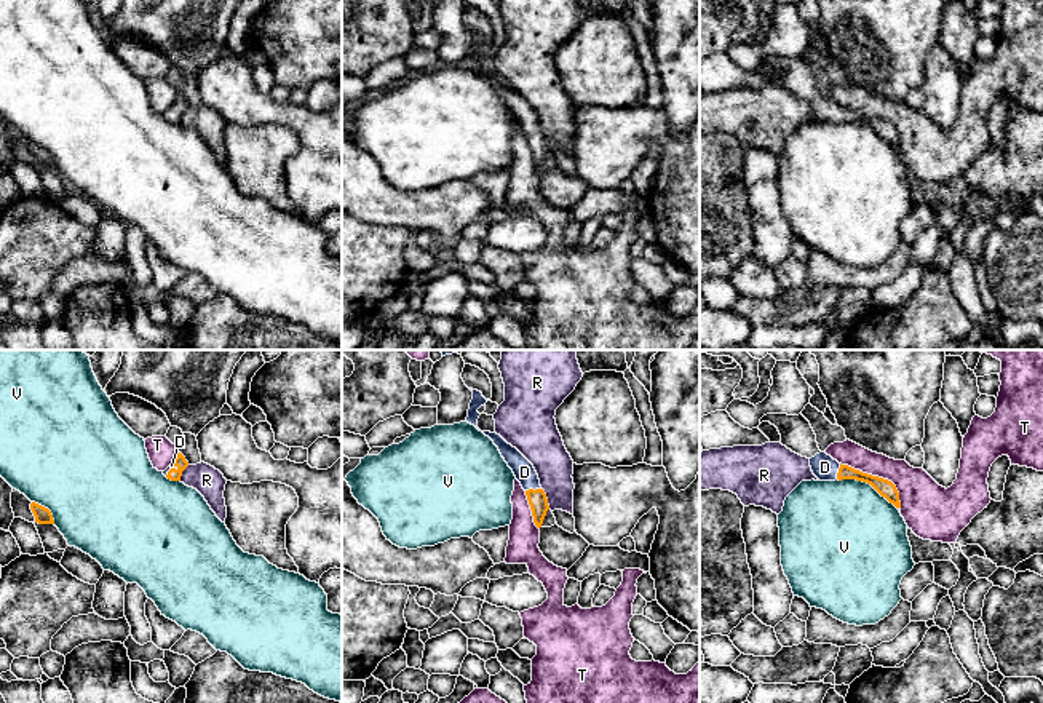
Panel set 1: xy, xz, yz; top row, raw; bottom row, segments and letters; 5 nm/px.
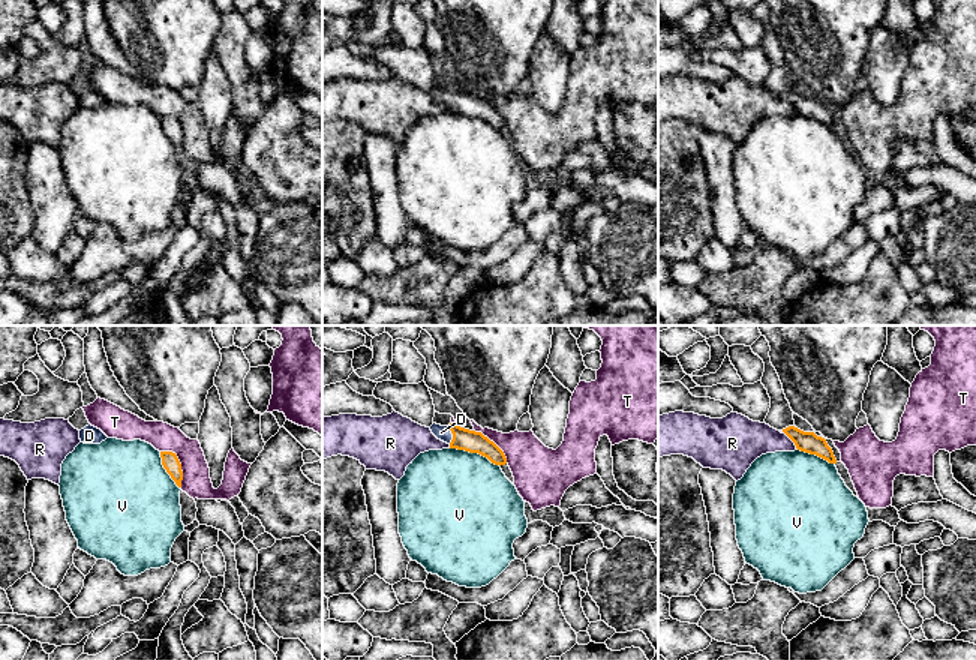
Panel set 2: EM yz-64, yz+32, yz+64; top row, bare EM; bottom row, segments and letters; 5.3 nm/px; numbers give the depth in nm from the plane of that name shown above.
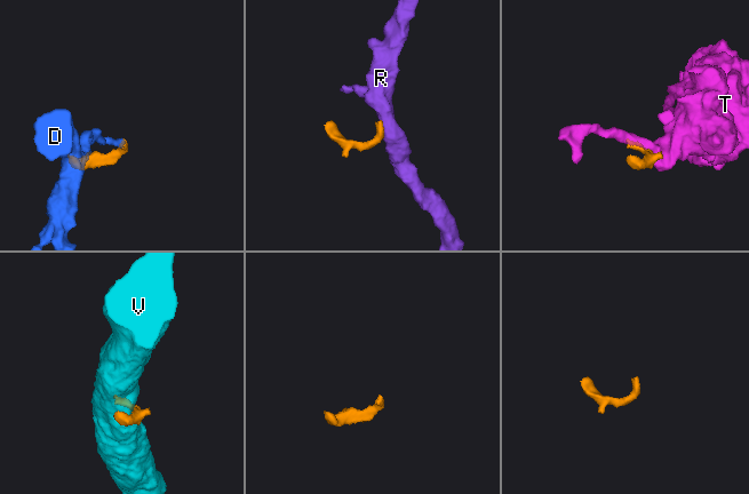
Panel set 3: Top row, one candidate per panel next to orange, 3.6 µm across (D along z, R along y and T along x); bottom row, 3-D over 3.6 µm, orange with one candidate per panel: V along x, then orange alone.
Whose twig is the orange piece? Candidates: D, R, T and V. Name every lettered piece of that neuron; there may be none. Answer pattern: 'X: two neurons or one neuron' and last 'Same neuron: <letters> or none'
D: one neuron
R: two neurons
T: two neurons
V: two neurons
Same neuron: D

